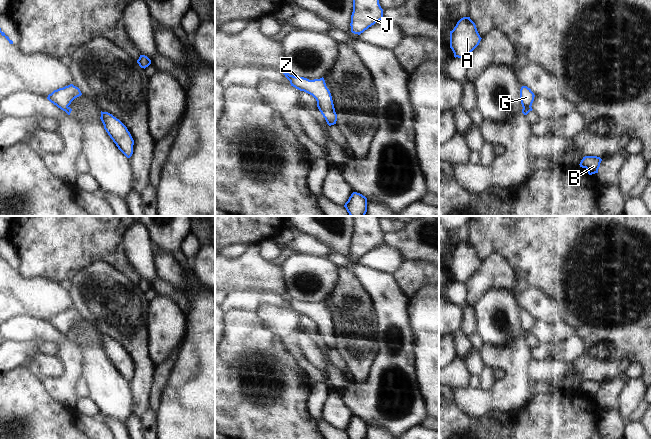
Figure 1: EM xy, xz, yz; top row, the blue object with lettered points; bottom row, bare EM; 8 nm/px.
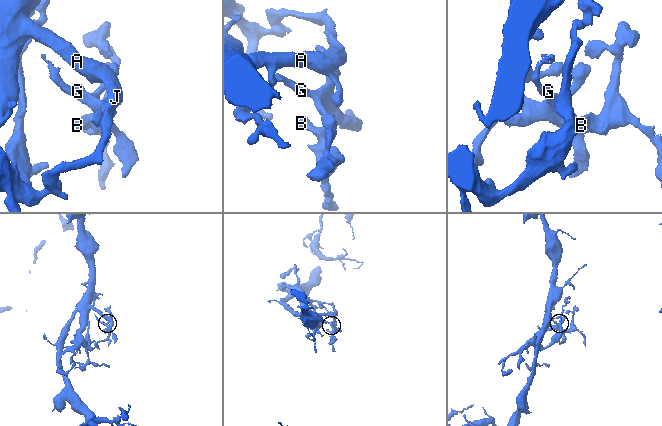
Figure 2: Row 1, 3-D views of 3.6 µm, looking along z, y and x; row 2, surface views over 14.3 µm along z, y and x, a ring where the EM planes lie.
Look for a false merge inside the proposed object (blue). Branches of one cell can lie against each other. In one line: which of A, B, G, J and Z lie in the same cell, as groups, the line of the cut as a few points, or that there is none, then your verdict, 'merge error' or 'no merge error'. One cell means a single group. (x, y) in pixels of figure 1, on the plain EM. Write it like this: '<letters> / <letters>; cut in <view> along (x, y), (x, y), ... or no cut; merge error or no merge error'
A B J Z / G; cut in yz along (530, 330), (523, 332); merge error

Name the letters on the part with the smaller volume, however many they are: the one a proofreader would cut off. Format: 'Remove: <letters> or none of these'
Remove: G

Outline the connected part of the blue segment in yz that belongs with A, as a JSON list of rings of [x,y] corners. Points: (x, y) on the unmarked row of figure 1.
[[[470,241],[461,242],[450,255],[450,272],[454,281],[466,284],[468,279],[479,269],[481,261]]]

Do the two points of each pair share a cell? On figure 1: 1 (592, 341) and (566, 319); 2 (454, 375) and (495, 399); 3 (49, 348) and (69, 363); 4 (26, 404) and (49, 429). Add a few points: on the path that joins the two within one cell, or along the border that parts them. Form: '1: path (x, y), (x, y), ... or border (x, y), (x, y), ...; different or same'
1: path (589, 334), (573, 319); same
2: border (469, 389), (455, 393); different
3: border (54, 344), (56, 346), (55, 355); different
4: path (30, 410), (43, 423); same

